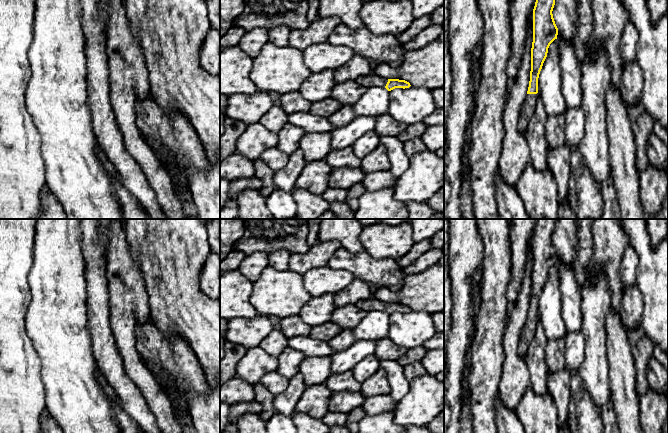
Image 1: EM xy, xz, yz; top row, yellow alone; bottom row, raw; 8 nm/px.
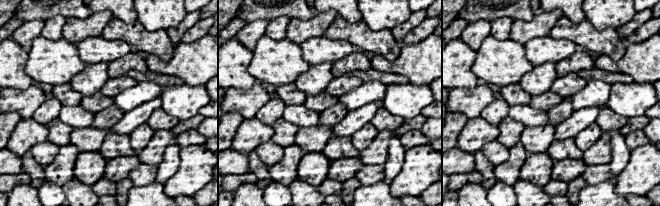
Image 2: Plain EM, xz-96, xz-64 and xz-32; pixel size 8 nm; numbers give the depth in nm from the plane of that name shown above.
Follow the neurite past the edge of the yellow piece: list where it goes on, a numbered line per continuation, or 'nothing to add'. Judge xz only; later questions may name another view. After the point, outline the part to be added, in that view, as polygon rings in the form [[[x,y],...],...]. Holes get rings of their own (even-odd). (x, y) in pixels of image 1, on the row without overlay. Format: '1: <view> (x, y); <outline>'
1: xz (371, 304); [[[371,296],[370,298],[366,299],[366,300],[359,300],[356,304],[355,304],[359,309],[365,311],[366,313],[370,312],[370,311],[381,311],[381,312],[385,312],[388,303],[379,300],[378,298]]]

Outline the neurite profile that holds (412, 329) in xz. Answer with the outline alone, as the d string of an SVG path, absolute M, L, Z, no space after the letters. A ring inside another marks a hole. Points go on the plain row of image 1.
M425 311L395 312L389 320L388 339L406 349L423 346L437 333L432 314Z

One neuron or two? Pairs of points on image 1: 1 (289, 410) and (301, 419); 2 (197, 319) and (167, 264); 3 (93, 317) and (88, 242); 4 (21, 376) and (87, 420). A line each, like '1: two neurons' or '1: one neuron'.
1: two neurons
2: one neuron
3: one neuron
4: two neurons

